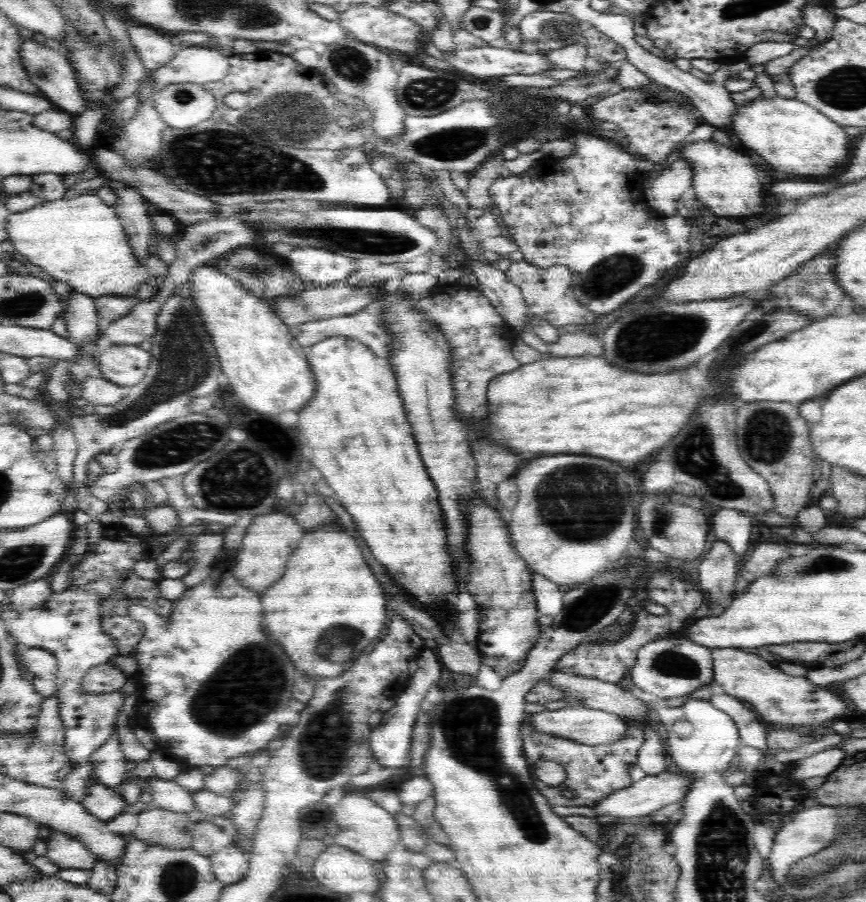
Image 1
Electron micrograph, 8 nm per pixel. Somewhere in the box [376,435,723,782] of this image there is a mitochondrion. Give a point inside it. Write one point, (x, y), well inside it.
(569, 497)

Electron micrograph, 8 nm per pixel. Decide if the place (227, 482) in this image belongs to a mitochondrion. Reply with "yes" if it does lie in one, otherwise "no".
yes

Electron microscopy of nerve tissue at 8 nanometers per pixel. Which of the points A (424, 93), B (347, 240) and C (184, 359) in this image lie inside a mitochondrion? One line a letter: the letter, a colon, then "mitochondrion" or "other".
A: mitochondrion
B: mitochondrion
C: mitochondrion

